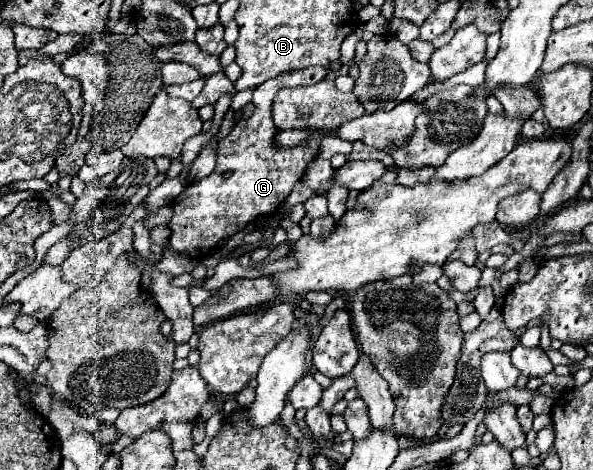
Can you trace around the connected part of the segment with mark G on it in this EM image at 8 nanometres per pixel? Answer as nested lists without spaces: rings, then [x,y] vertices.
[[[308,66],[302,70],[284,72],[272,80],[266,80],[254,90],[254,114],[248,120],[238,120],[232,132],[218,142],[216,168],[210,176],[192,182],[172,204],[174,216],[168,224],[170,246],[190,258],[202,258],[214,250],[220,242],[232,238],[246,224],[274,214],[294,184],[302,178],[306,166],[318,156],[318,150],[274,150],[270,138],[274,138],[272,100],[278,90],[298,86],[310,86],[326,76],[326,68]]]

